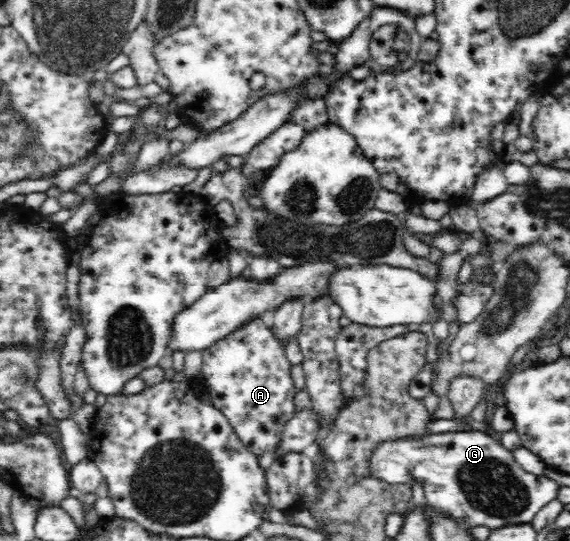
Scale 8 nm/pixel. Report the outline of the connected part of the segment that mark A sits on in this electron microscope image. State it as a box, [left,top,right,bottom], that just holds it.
[201,316,297,456]

